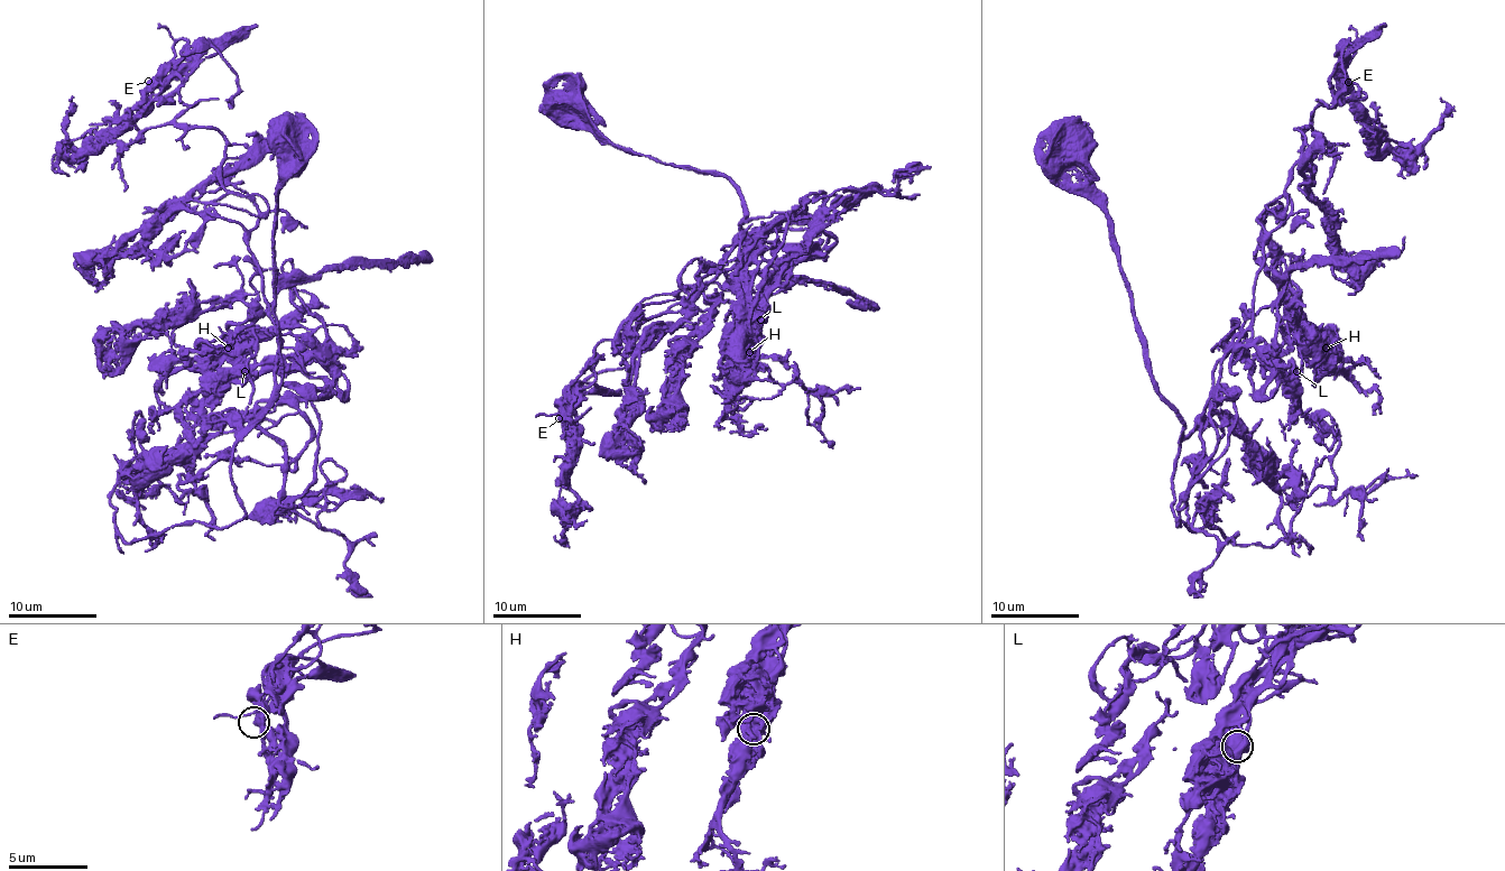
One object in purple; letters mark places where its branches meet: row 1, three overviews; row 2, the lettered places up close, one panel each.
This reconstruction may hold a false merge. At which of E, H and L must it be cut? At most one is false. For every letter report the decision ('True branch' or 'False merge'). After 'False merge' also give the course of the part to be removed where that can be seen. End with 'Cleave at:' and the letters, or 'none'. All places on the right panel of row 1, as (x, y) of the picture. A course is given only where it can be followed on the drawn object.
E: True branch
H: True branch
L: True branch
Cleave at: none

